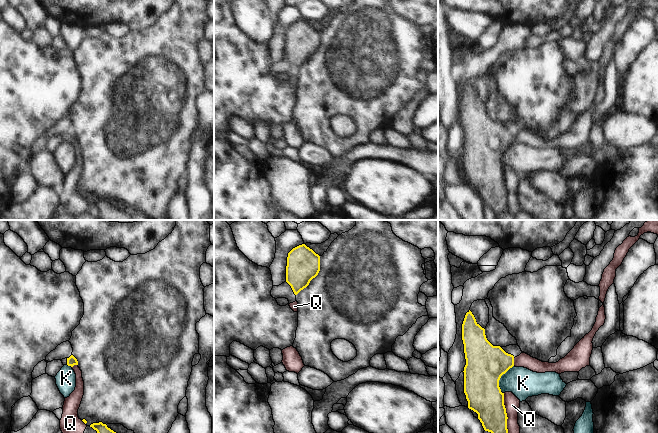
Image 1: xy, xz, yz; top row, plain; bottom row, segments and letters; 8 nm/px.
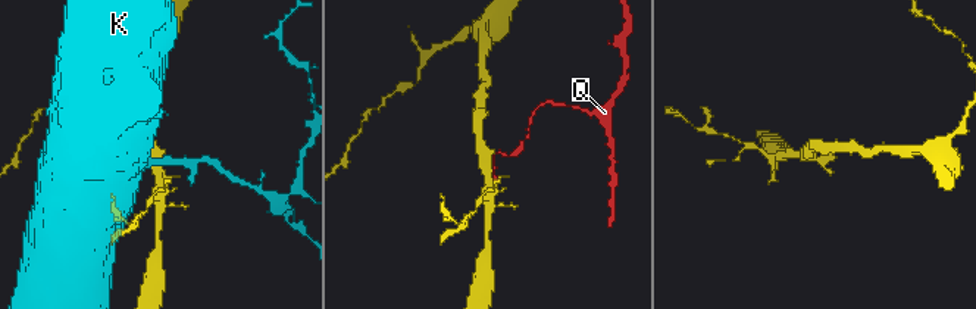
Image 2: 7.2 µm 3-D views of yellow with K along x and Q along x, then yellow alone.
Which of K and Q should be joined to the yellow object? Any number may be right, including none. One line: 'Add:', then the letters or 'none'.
Add: none

